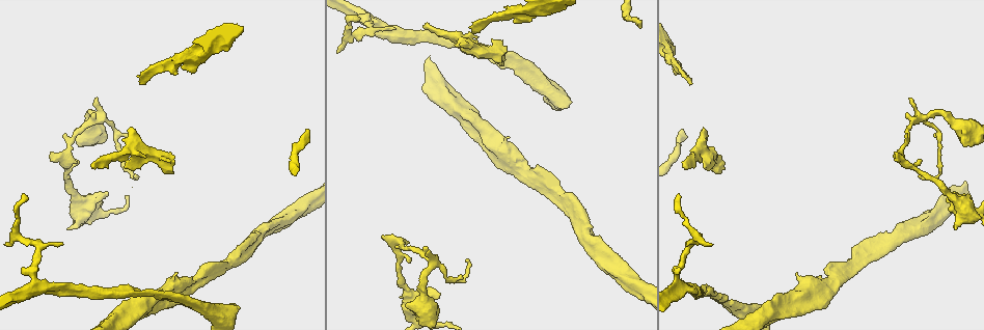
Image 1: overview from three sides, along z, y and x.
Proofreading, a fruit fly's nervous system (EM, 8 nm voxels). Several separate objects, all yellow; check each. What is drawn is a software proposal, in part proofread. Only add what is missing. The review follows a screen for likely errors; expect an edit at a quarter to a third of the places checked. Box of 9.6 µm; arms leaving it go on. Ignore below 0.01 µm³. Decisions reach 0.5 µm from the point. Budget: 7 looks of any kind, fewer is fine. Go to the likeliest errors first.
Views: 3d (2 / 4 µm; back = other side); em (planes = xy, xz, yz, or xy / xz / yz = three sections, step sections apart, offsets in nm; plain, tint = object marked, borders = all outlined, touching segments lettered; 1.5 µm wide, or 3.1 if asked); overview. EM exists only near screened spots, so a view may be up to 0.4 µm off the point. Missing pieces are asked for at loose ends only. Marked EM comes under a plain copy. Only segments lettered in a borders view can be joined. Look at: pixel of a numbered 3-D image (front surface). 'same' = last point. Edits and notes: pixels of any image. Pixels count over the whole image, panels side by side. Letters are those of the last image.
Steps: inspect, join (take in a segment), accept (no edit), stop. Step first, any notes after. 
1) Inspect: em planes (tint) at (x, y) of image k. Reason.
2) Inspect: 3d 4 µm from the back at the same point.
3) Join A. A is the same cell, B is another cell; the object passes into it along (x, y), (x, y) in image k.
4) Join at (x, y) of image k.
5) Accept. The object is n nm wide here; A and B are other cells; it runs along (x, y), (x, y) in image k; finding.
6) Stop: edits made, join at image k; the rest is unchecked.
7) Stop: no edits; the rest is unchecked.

Inspect: 3d 2 µm at (92, 164) of image 1. Free end.

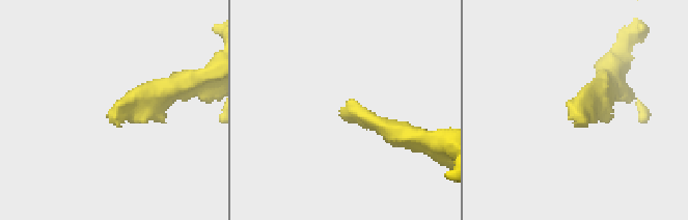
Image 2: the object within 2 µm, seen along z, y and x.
Inspect: em planes (borders) at (339, 111) of image 2.

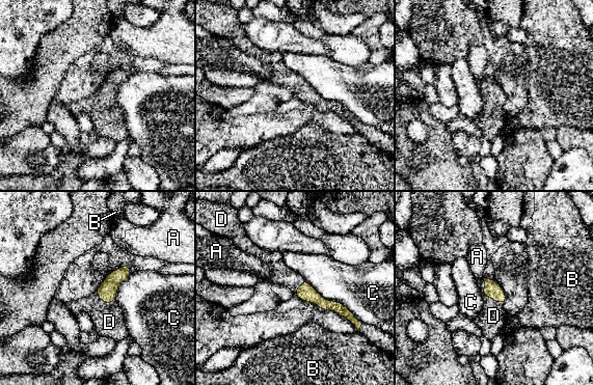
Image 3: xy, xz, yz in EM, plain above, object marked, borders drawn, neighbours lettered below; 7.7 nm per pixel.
Join D. D is the same cell, A, B and C are other cells; the object passes into it along (107, 292), (104, 301), (109, 322) in image 3; the cell continues.

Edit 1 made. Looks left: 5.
Inspect: 3d 4 µm at (688, 80) of image 1. Tapers out.

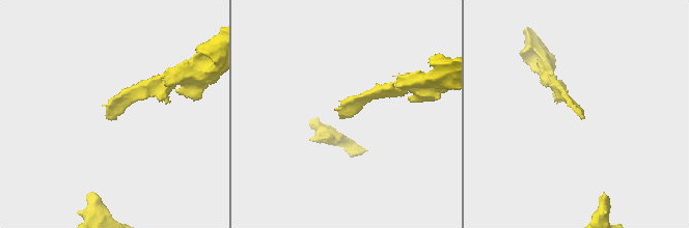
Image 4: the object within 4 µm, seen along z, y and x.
Inspect: em planes (tint) at (336, 110) of image 4. Need the tissue.

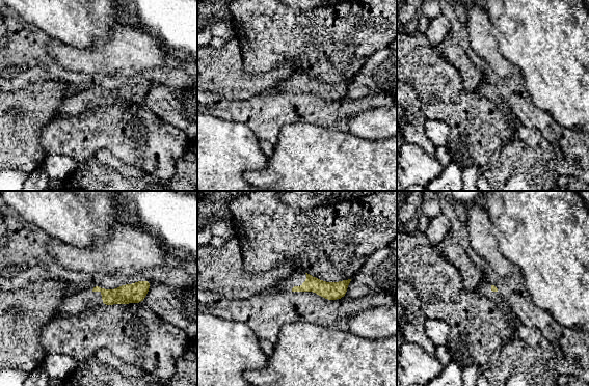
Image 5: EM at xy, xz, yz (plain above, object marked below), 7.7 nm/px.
Inspect: em planes (borders) at the same point. What lies round it.

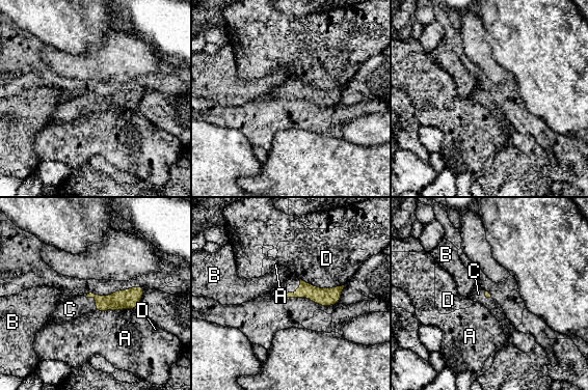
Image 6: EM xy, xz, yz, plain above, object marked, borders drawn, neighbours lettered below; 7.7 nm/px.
Join C. C is the same cell, A, B and D are other cells; the object passes into it along (323, 297), (296, 290), (291, 284) in image 6; the cell continues.

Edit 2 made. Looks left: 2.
Inspect: overview. See it whole again.

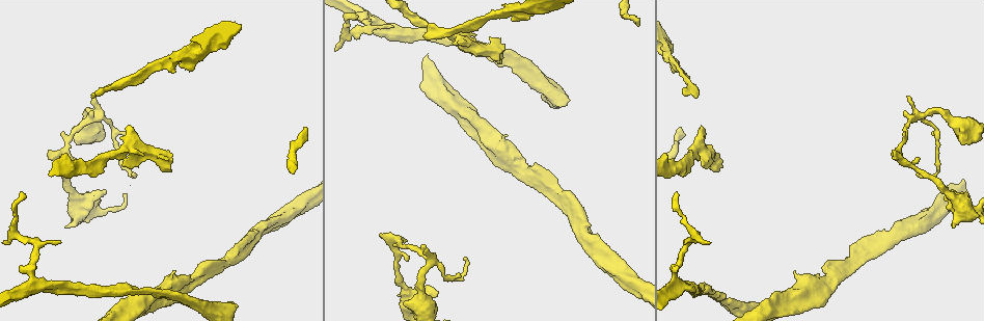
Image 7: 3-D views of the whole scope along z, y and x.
Inspect: em xz step 4 (borders) at (380, 235) of image 7. Thin end.

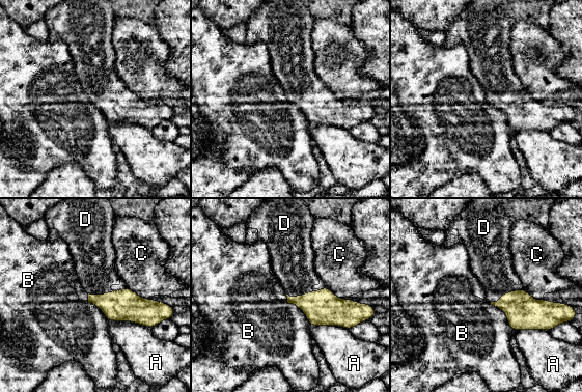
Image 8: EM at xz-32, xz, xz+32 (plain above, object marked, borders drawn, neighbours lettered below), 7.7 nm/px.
Join D. The object is 160 nm wide here; D is the same cell, A, B and C are other cells; it goes on there.

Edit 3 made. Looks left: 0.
Stop: edits made, join at image 3, join at image 6, join at image 8; the rest is unchecked.

